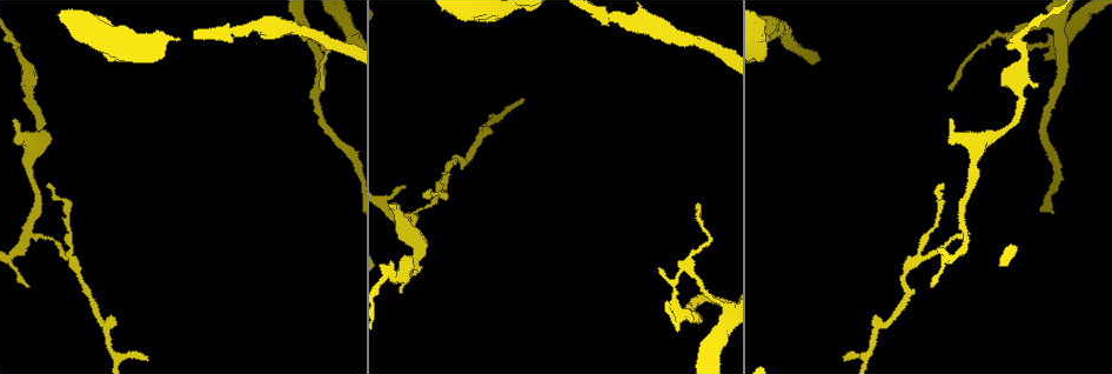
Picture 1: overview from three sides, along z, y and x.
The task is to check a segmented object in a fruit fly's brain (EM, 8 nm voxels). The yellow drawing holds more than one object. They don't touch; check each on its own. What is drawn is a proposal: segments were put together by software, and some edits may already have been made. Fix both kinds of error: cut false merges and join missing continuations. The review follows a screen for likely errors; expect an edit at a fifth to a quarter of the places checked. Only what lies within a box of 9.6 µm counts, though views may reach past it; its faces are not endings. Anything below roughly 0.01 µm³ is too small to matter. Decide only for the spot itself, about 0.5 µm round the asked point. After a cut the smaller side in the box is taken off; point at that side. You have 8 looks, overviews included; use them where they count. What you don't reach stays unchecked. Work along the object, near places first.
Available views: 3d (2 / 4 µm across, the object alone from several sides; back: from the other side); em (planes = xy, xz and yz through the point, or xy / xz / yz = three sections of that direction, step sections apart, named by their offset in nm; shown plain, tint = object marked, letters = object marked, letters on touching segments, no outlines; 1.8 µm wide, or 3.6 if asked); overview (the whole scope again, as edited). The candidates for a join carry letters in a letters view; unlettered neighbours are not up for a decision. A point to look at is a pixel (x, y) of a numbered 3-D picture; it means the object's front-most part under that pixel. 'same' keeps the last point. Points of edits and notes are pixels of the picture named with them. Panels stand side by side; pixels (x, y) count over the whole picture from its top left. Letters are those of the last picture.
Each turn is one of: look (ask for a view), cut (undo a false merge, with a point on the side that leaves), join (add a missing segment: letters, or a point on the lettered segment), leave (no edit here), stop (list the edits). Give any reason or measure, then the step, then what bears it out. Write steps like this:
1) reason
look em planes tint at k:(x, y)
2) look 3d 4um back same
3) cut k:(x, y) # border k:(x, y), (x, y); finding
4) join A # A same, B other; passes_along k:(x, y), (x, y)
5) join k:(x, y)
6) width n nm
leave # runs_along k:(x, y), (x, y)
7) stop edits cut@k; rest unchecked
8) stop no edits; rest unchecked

sharp bend
look 3d 2um at 1:(1049, 21)

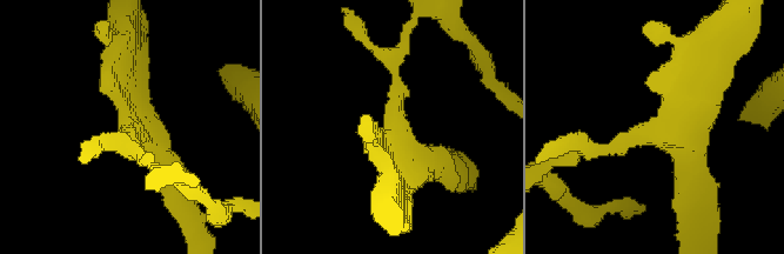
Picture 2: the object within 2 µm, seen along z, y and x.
need the tissue
look em yz step 8 letters at 2:(127, 128)

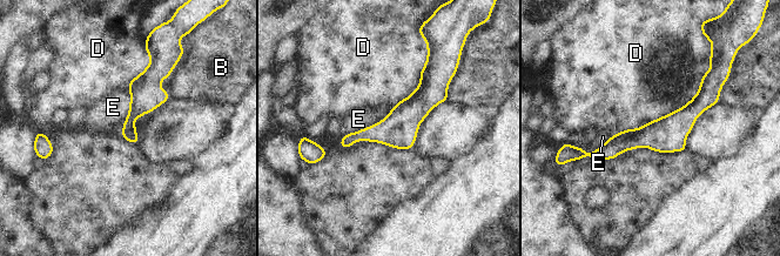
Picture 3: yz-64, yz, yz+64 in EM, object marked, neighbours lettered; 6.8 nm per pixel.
leave # B other, D other, E other; border 3:(390, 109), (380, 121), (341, 139); all the same cell

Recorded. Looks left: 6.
thin end
look 3d 4um at 1:(325, 89)

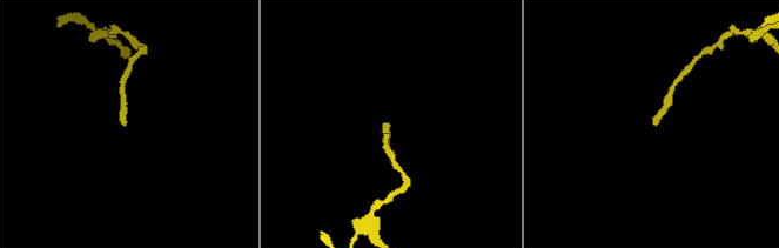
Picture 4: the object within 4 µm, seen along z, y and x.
look em planes letters at 4:(387, 123)

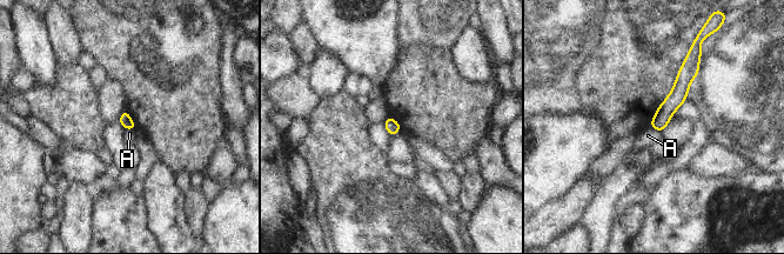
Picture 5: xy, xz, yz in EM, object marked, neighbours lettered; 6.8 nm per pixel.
width 80 nm
leave # A other; border 5:(649, 125), (661, 133); none of them fits

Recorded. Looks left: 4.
look em planes letters at 1:(1036, 84)

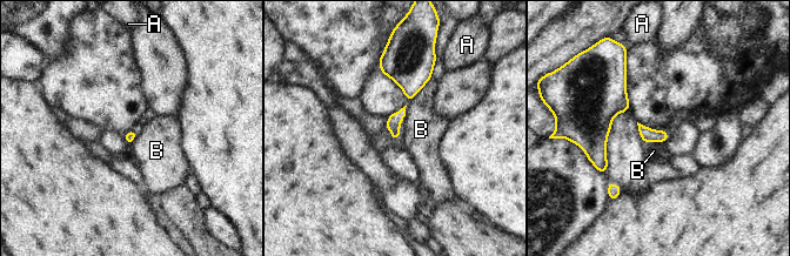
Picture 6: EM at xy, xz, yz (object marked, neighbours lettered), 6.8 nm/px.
leave # A other, B other; none of them fits

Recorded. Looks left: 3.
stop no edits; rest unchecked

